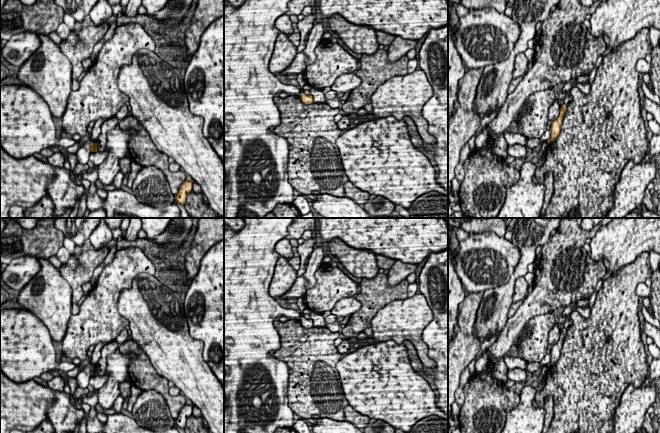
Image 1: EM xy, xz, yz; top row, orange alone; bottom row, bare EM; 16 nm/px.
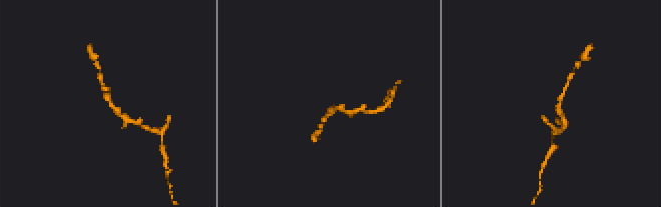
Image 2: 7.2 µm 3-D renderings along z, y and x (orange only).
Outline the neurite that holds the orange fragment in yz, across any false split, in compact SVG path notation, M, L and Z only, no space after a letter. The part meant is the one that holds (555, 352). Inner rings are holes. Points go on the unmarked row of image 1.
M563 328L560 332L560 338L558 342L552 346L550 352L551 361L547 364L548 368L553 366L558 361L566 334L567 334L567 329Z

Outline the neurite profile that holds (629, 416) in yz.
M655 383L637 388L630 384L622 394L620 404L615 410L612 433L635 433L638 429L642 429L645 414L655 400Z

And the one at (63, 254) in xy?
M62 246L59 248L56 256L58 257L59 261L64 264L70 258L70 253L64 246Z

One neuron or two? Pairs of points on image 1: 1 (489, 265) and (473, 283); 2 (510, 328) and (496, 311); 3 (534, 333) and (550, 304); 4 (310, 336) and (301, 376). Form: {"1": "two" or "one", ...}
{"1": "one", "2": "two", "3": "two", "4": "one"}

